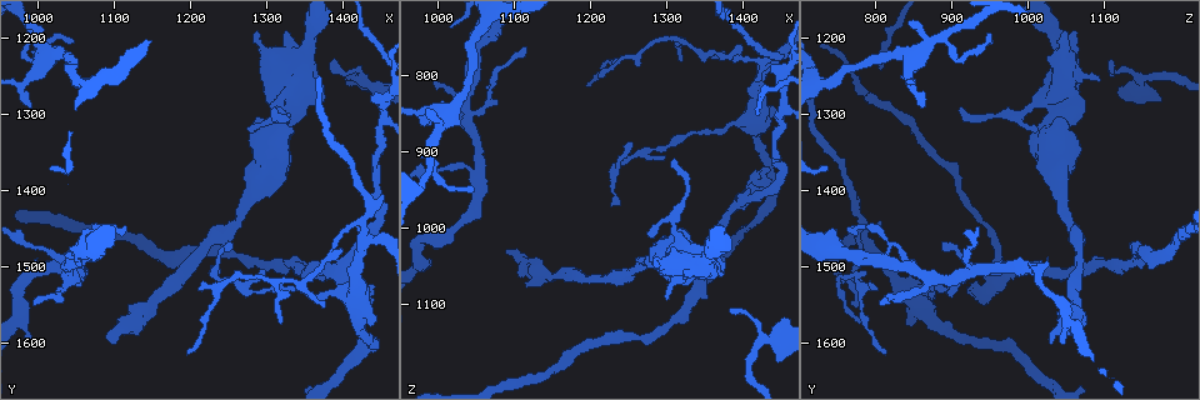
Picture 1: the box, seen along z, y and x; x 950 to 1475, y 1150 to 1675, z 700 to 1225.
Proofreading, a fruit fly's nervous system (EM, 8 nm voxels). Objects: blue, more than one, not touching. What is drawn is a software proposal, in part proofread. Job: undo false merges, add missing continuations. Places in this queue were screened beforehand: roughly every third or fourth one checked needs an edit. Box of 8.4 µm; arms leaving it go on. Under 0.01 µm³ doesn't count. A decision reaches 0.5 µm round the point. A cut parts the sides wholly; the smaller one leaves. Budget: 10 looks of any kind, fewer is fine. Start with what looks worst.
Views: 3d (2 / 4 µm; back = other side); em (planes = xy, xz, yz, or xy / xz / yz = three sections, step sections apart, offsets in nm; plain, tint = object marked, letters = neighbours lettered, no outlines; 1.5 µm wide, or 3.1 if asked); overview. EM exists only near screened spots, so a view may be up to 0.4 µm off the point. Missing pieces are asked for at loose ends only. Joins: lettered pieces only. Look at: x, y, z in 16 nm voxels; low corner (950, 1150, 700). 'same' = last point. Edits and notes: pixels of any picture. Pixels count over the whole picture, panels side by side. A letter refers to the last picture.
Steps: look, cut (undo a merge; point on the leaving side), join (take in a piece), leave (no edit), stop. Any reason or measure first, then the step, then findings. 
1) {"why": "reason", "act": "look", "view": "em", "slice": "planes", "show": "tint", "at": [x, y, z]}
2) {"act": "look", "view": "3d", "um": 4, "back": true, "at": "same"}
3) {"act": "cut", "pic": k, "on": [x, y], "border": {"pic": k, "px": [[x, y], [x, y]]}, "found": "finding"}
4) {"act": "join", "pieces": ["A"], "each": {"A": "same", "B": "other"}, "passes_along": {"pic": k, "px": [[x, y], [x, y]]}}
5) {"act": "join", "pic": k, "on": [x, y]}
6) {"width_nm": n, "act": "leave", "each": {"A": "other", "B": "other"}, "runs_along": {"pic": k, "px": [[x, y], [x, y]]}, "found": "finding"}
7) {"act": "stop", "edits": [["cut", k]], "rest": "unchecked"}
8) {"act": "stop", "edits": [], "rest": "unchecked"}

{"why": "four or more arms meet", "act": "look", "view": "3d", "um": 4, "back": true, "at": [1425, 1450, 785]}

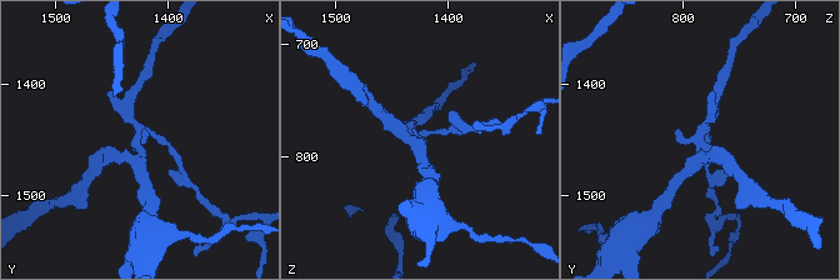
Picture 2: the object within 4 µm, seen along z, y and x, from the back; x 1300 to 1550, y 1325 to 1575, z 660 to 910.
{"why": "shape alone is not enough", "act": "look", "view": "em", "slice": "xz", "step": 8, "show": "tint", "at": [1426, 1446, 786]}

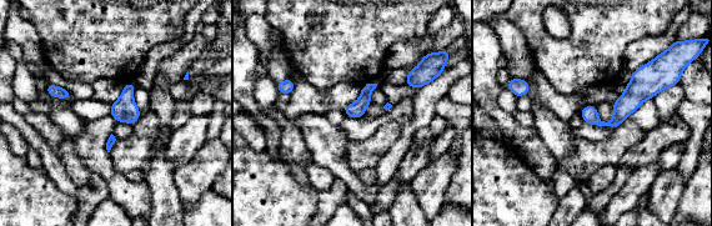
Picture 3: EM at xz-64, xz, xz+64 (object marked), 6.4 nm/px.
{"why": "cut it another way", "act": "look", "view": "em", "slice": "planes", "show": "letters", "at": "same"}

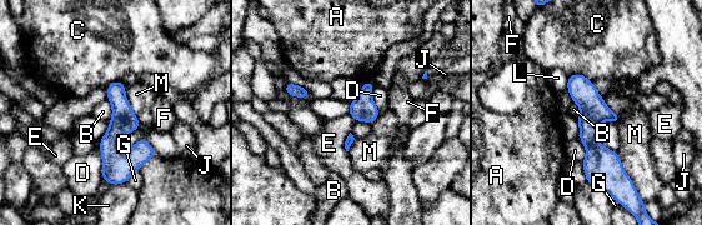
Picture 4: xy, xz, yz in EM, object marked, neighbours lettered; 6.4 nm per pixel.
{"width_nm": 160, "act": "leave", "each": {"A": "other", "B": "other", "C": "other", "D": "other", "E": "other", "F": "other", "G": "other", "J": "other", "K": "other", "L": "other", "M": "other"}, "runs_along": {"pic": 4, "px": [[576, 76], [588, 100], [597, 179]]}, "found": "one cell here"}

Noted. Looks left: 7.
{"why": "thin end", "act": "look", "view": "em", "slice": "planes", "show": "letters", "at": [1310, 1295, 905]}

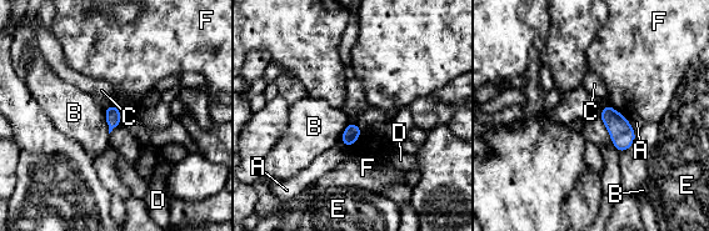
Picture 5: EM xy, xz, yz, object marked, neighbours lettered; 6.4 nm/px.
{"act": "leave", "each": {"A": "other", "B": "other", "C": "other", "D": "other", "E": "other", "F": "other"}, "border": {"pic": 5, "px": [[104, 109], [109, 132]]}, "found": "none of them fits"}

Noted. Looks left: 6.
{"why": "an open end", "act": "look", "view": "3d", "um": 4, "at": [1390, 1230, 1105]}

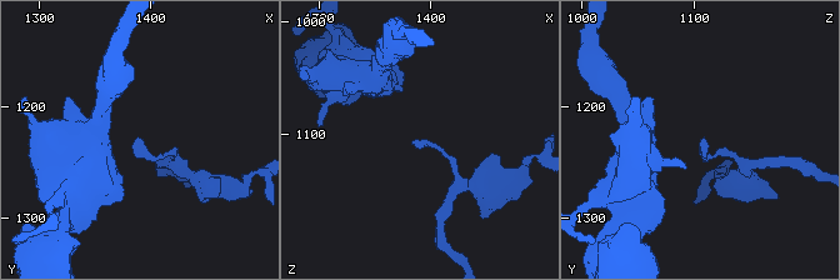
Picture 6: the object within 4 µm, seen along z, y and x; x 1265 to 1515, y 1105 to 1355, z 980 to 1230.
{"act": "look", "view": "em", "slice": "xz", "step": 4, "show": "tint", "at": [1384, 1230, 1106]}

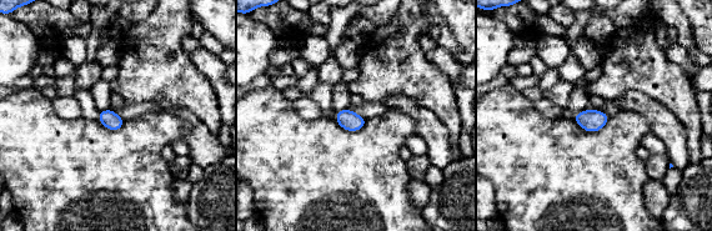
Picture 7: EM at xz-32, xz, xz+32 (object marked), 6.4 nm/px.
{"why": "cut it another way", "act": "look", "view": "em", "slice": "planes", "show": "letters", "at": "same"}

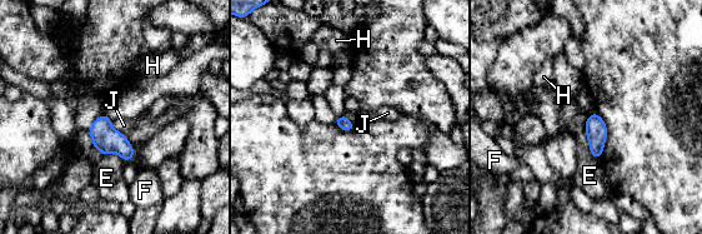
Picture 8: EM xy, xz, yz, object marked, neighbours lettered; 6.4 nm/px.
{"width_nm": 80, "act": "leave", "each": {"E": "other", "F": "other", "H": "other", "J": "other"}, "found": "none of them fits"}

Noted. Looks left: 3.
{"why": "thin end", "act": "look", "view": "3d", "um": 4, "at": [1280, 1320, 1010]}

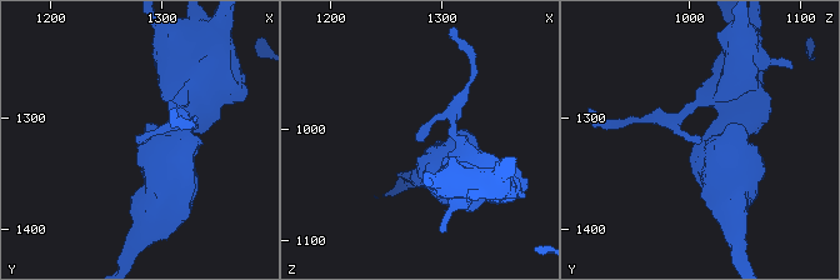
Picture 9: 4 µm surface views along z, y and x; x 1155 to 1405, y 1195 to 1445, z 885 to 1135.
{"why": "need the tissue", "act": "look", "view": "em", "slice": "planes", "show": "plain", "at": [1276, 1322, 1010]}

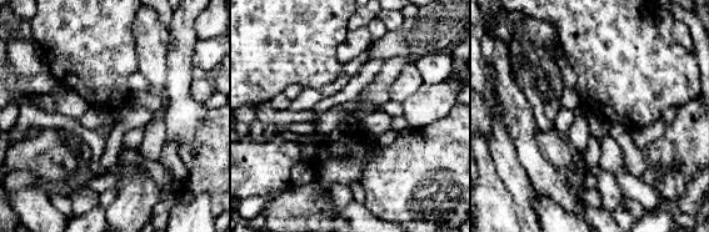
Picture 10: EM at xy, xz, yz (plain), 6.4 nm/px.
{"act": "look", "view": "em", "slice": "planes", "show": "letters", "at": "same"}

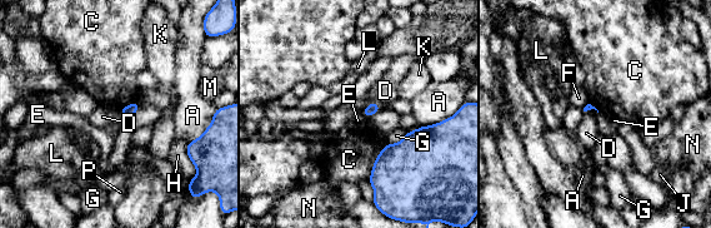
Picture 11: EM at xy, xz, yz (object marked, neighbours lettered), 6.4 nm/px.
{"act": "leave", "each": {"A": "other", "C": "other", "D": "other", "E": "other", "F": "other", "G": "other", "H": "other", "J": "other", "K": "other", "L": "other", "M": "other", "N": "other", "P": "other"}, "border": {"pic": 11, "px": [[118, 112], [124, 119]]}, "found": "none of them fits"}

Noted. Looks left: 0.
{"act": "stop", "edits": [], "rest": "unchecked"}

